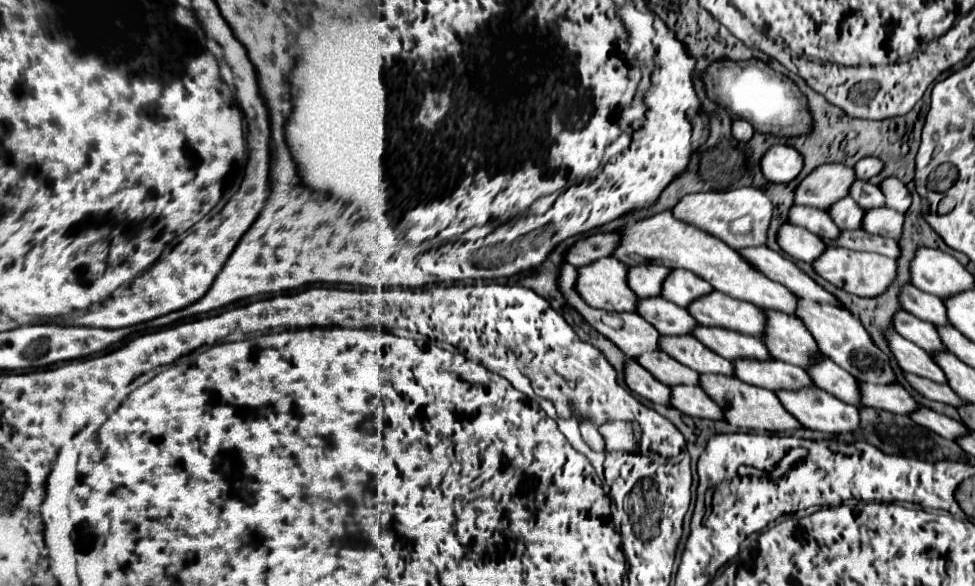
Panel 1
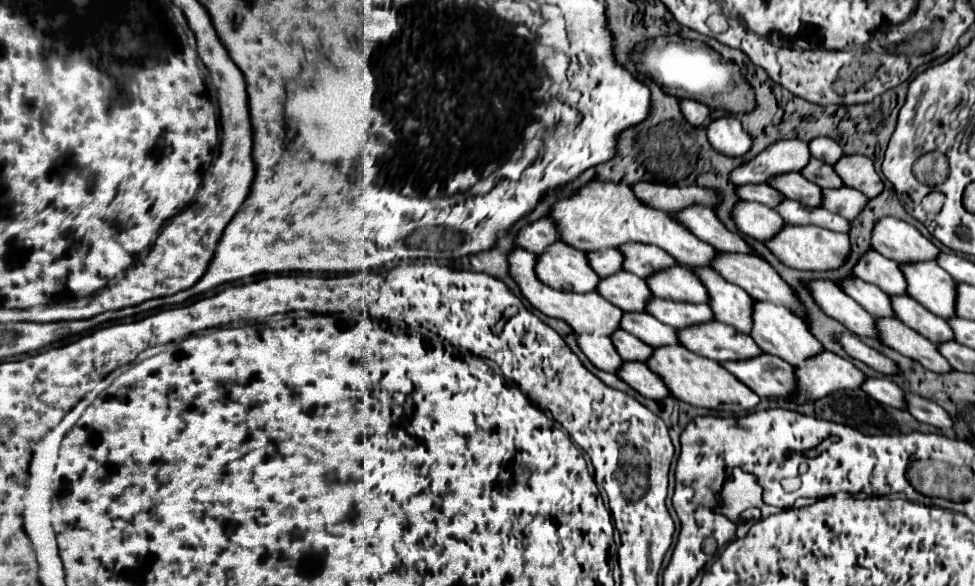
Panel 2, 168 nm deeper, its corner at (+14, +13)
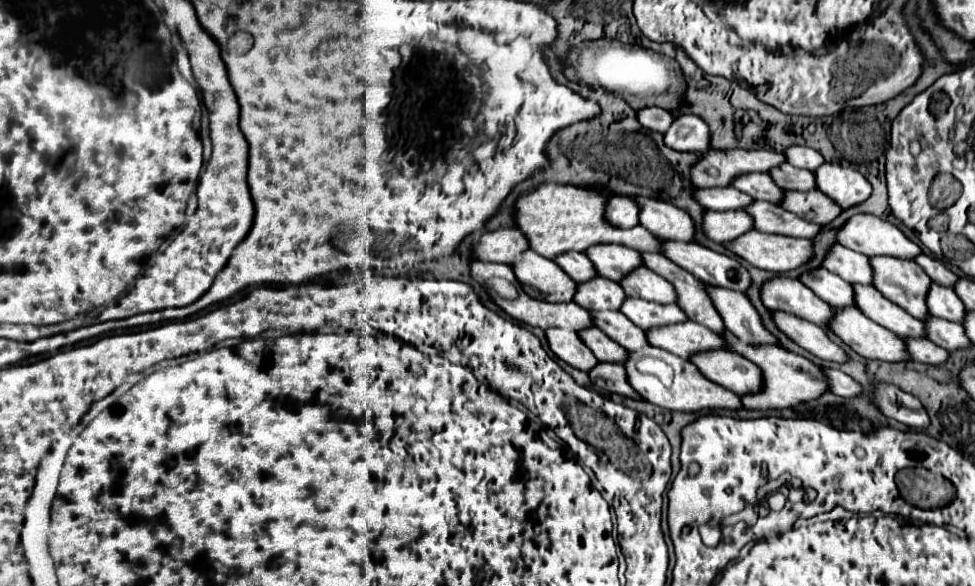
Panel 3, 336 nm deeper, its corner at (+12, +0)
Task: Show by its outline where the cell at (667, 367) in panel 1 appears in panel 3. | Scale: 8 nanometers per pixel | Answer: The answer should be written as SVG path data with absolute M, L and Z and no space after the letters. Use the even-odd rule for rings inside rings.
M596 327L580 329L578 337L594 353L594 357L598 361L618 361L618 363L622 363L624 357L628 355L626 349L620 349L620 345L616 345L608 335L600 333L600 329L596 329Z

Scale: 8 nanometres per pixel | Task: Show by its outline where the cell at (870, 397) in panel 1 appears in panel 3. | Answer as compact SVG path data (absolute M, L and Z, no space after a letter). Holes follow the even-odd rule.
M728 329L722 331L722 337L724 337L724 343L728 347L728 351L732 353L738 353L742 357L746 357L748 361L752 361L754 365L760 367L762 371L762 387L758 393L748 393L748 395L742 395L740 401L744 407L748 409L782 409L782 407L794 407L802 401L810 401L810 399L816 399L820 397L824 391L828 391L828 385L824 381L824 375L820 371L818 365L814 365L812 361L800 357L800 355L794 355L778 345L750 345L742 339L738 339L734 333L730 333Z

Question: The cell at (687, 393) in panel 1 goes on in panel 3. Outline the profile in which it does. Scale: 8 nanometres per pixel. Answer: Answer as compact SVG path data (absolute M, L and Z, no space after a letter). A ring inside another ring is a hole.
M600 361L600 363L596 363L596 365L588 371L588 377L590 377L590 381L592 381L596 387L600 387L600 389L604 389L604 391L618 393L618 395L632 397L632 399L640 399L640 395L634 393L634 389L628 385L624 367L618 365L618 363Z

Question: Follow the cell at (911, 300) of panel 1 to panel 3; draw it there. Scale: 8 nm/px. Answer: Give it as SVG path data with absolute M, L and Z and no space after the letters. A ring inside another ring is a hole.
M834 243L824 261L822 267L840 275L848 283L862 283L862 285L872 285L872 269L868 265L868 257L862 253L856 253L848 247L842 247Z

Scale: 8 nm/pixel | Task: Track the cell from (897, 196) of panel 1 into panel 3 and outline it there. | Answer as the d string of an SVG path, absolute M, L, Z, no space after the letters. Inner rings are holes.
M824 163L814 171L816 187L836 201L842 209L862 203L870 195L868 181L852 167L842 167L838 163Z

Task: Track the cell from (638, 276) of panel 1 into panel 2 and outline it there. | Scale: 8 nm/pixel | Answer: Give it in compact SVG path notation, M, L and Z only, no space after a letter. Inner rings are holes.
M606 248L602 252L588 252L588 256L590 264L594 264L594 272L598 272L598 276L602 278L620 272L624 264L624 254L614 248Z

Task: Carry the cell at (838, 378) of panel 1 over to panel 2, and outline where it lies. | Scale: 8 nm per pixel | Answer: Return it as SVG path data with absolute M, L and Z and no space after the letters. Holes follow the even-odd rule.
M756 302L754 308L756 308L754 310L754 332L750 336L766 354L778 356L792 366L798 366L804 360L824 352L824 346L816 340L816 336L808 330L808 326L802 320L798 320L798 316L794 316L792 312L786 312L786 308L778 308L766 302Z

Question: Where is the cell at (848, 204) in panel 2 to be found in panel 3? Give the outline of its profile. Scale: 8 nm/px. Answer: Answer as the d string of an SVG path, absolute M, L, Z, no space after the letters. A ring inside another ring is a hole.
M818 189L786 191L780 201L780 207L816 225L828 225L842 211L830 197L826 197Z

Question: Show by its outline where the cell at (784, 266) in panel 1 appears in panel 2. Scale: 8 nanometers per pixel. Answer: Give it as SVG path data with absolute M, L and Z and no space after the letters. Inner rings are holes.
M688 208L686 212L678 212L672 216L678 216L678 220L682 220L682 224L686 224L686 228L690 228L690 232L696 232L696 236L700 240L706 240L720 252L758 256L754 252L754 248L740 234L730 232L718 220L718 216L714 212L710 212L710 208Z

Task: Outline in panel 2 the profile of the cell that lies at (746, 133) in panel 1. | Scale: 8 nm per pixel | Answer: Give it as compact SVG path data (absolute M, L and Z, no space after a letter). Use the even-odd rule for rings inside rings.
M682 100L682 110L686 112L686 118L690 120L690 124L694 124L694 126L704 126L712 120L712 108L708 108L702 102Z

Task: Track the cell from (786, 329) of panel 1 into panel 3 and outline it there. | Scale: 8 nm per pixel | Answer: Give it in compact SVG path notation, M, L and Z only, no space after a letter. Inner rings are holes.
M642 251L640 257L648 269L664 277L674 287L676 303L690 321L700 323L714 333L722 333L724 323L720 323L720 315L716 313L712 301L708 301L704 285L696 277L692 277L688 271L680 269L666 257L660 257L658 253Z

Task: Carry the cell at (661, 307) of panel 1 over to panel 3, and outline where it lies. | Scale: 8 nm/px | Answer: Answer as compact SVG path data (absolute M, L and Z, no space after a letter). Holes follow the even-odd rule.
M592 277L584 283L576 285L574 299L584 309L620 309L620 301L624 301L624 291L616 281L608 281L604 277Z

